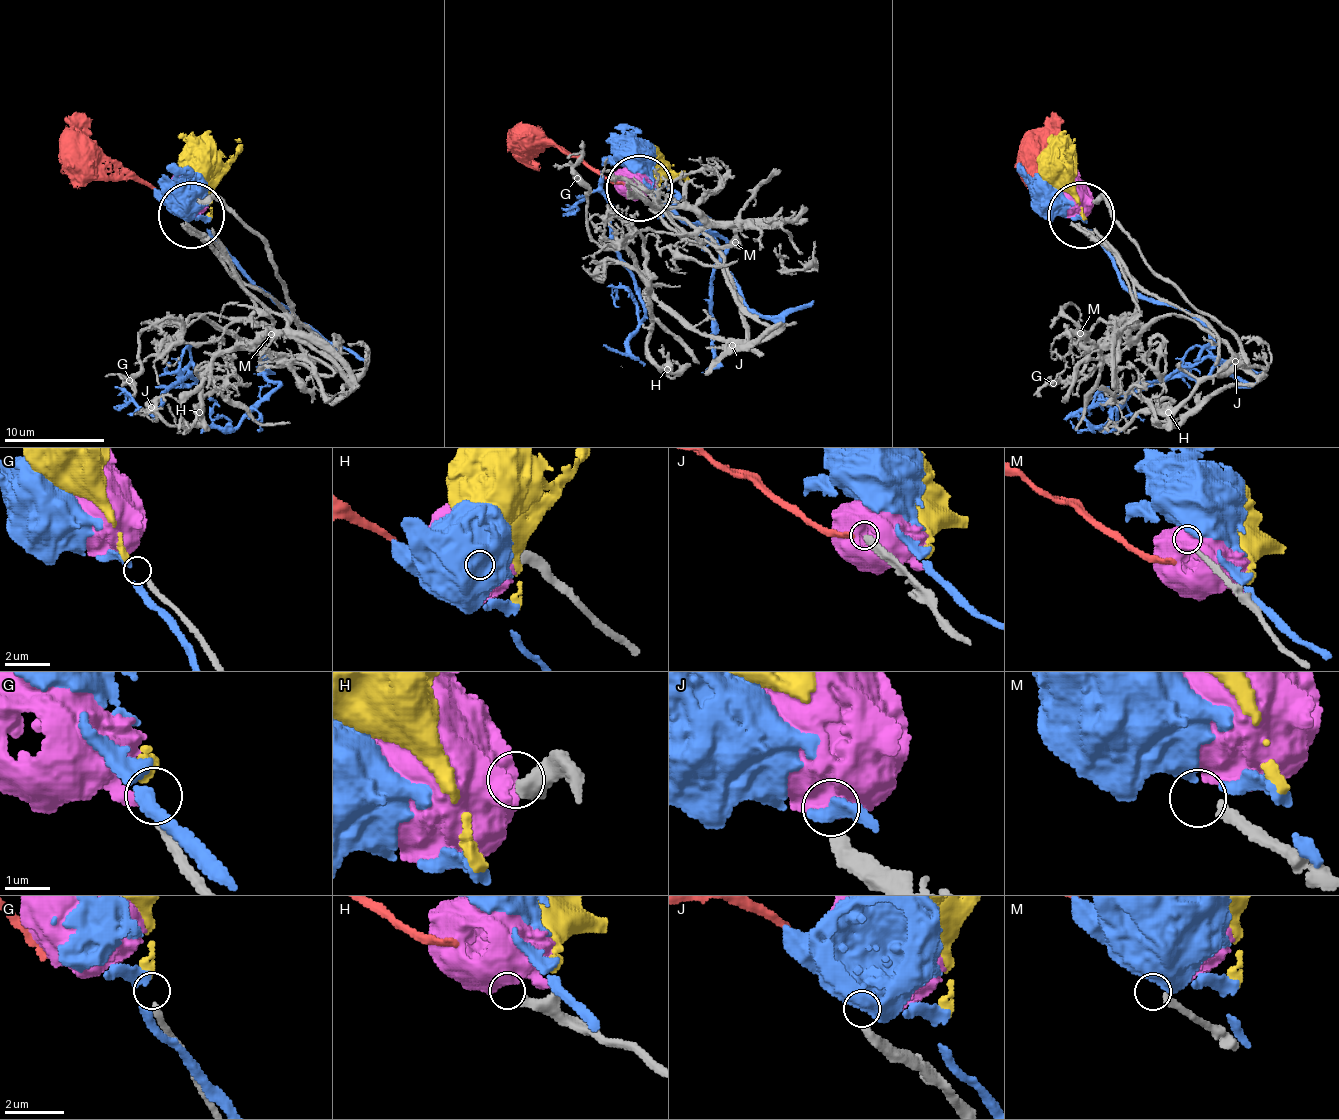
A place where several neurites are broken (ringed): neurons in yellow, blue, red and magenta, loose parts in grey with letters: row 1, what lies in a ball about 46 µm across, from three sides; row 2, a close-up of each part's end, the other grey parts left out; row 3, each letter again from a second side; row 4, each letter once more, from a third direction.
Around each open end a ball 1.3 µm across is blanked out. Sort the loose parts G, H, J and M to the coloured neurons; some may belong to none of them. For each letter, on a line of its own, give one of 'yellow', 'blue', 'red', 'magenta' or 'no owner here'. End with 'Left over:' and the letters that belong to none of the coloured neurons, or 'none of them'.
G: yellow
H: magenta
J: red
M: no owner here
Left over: M

